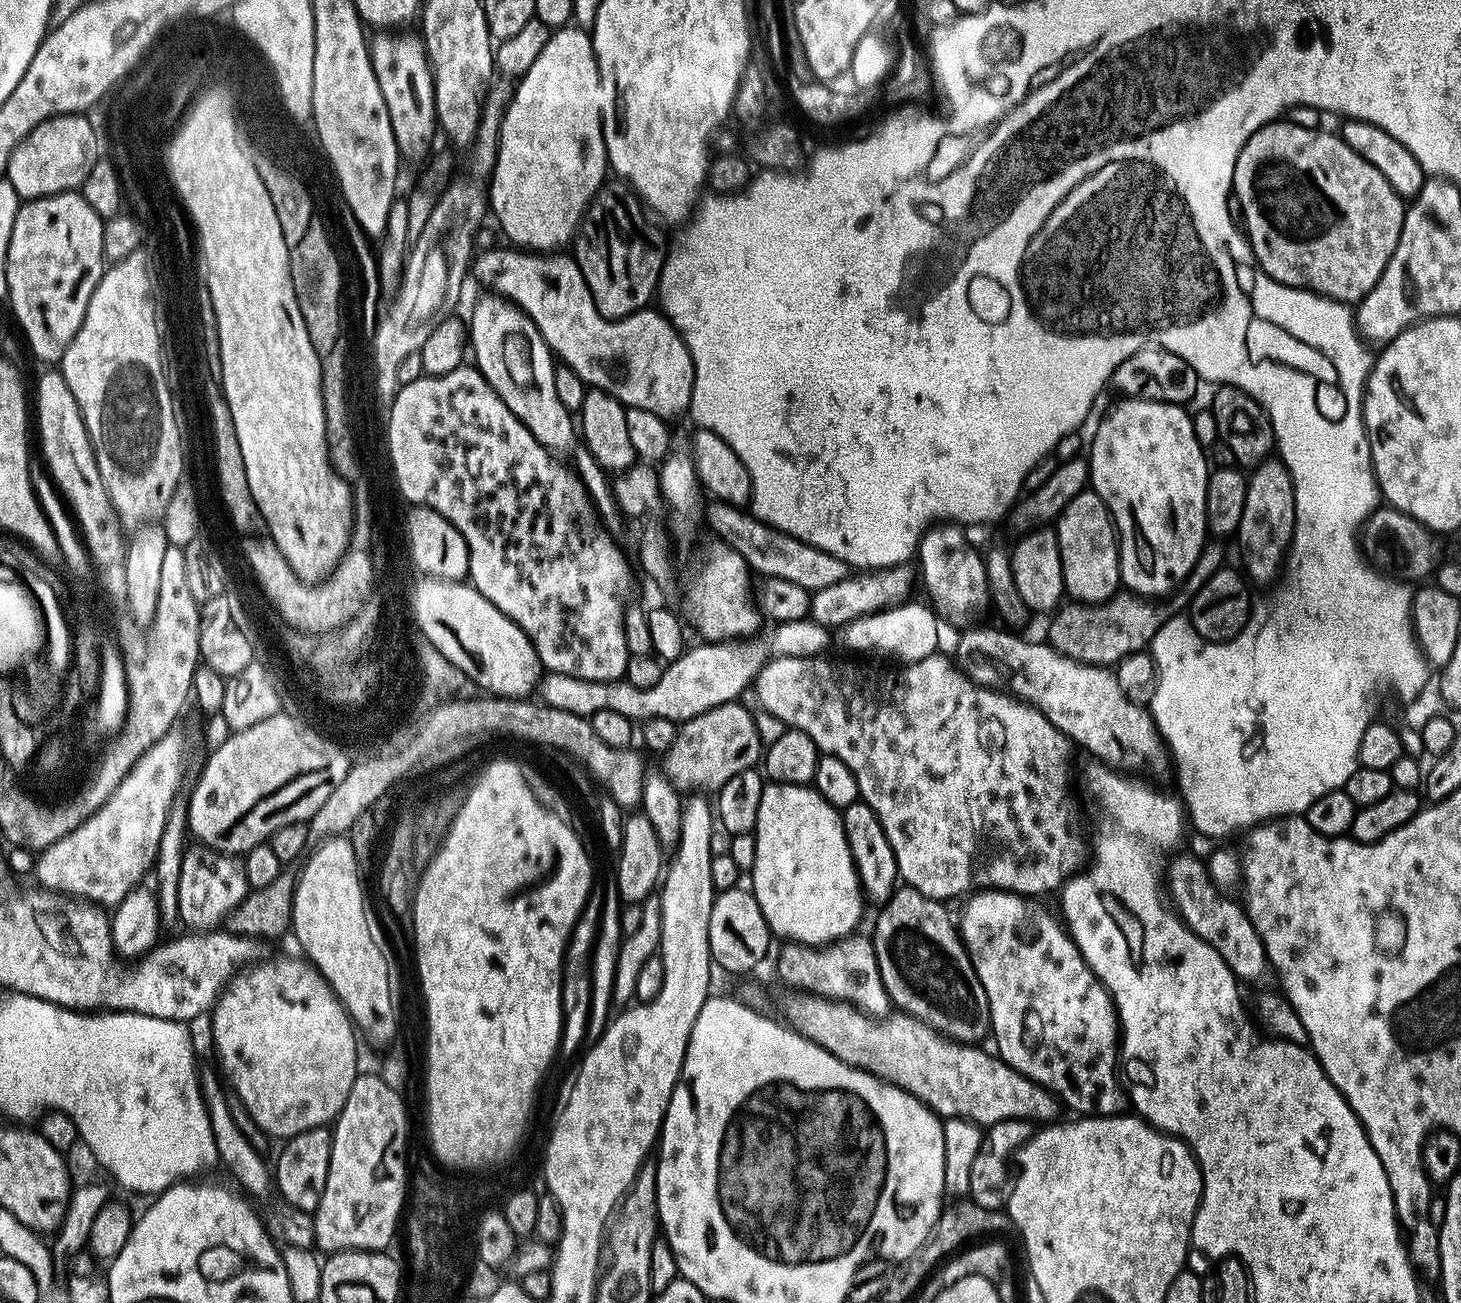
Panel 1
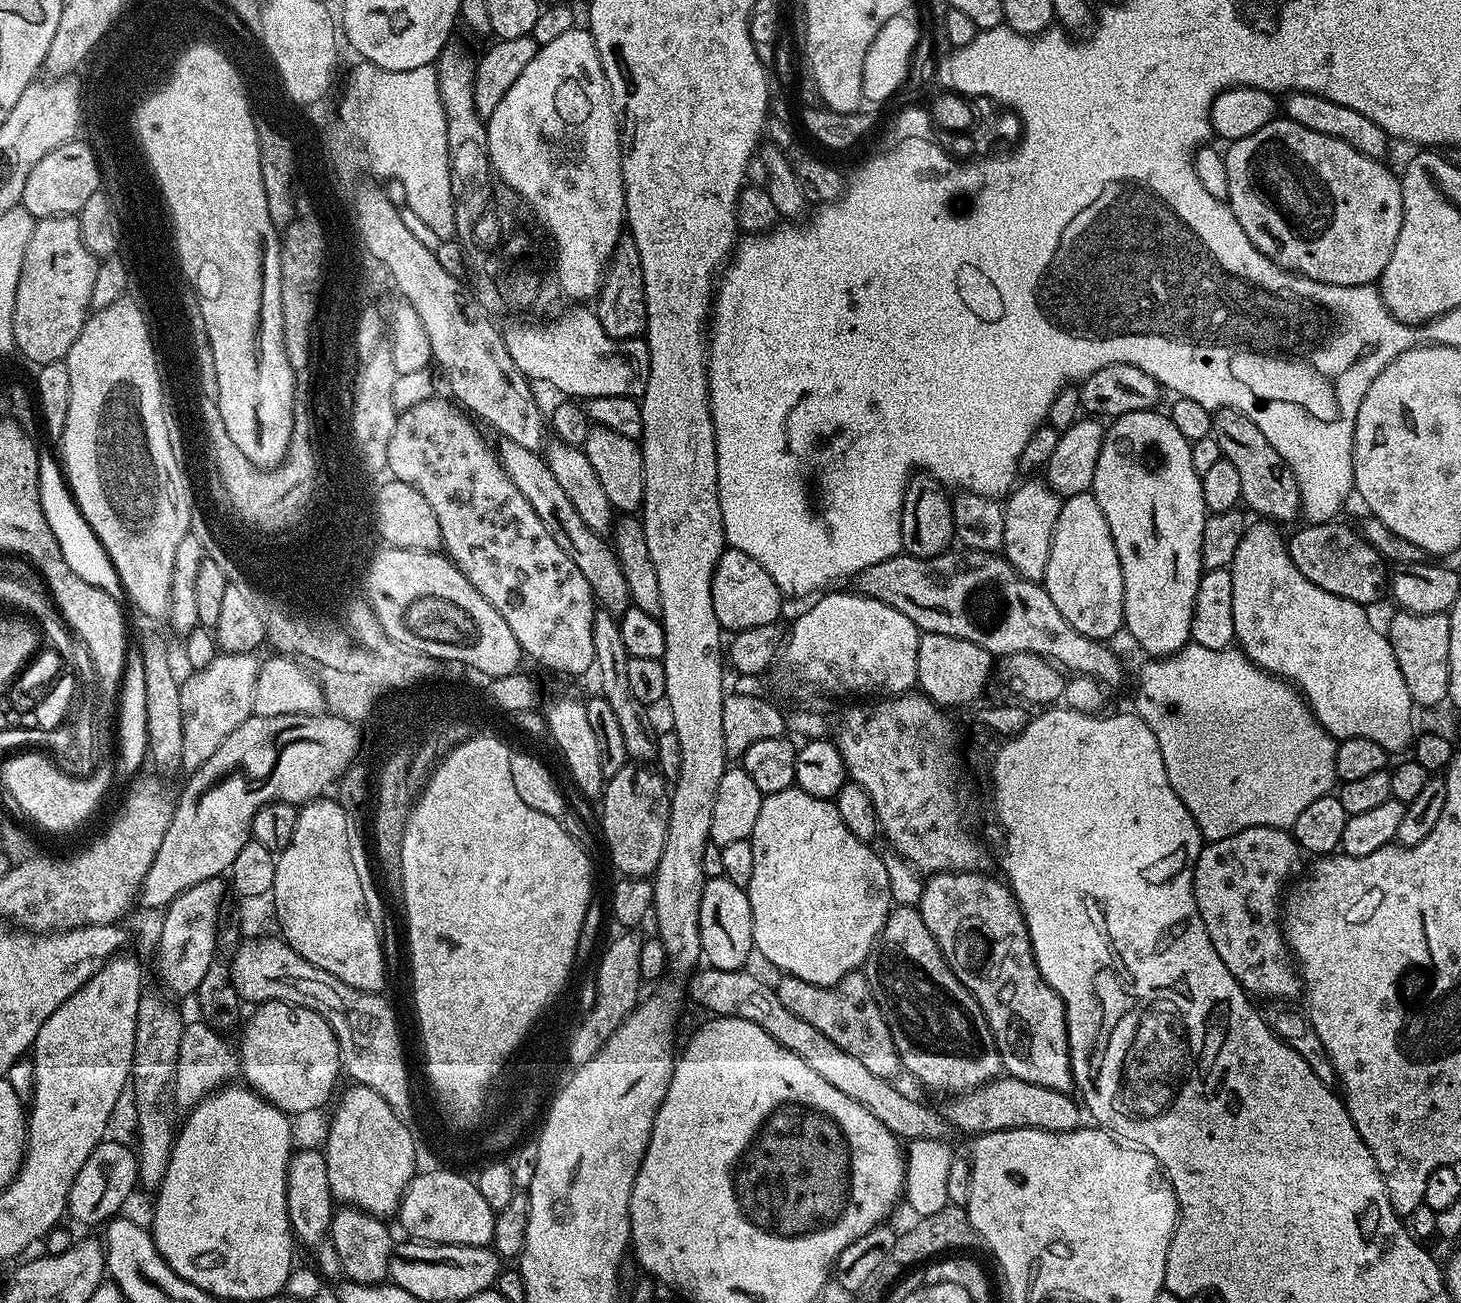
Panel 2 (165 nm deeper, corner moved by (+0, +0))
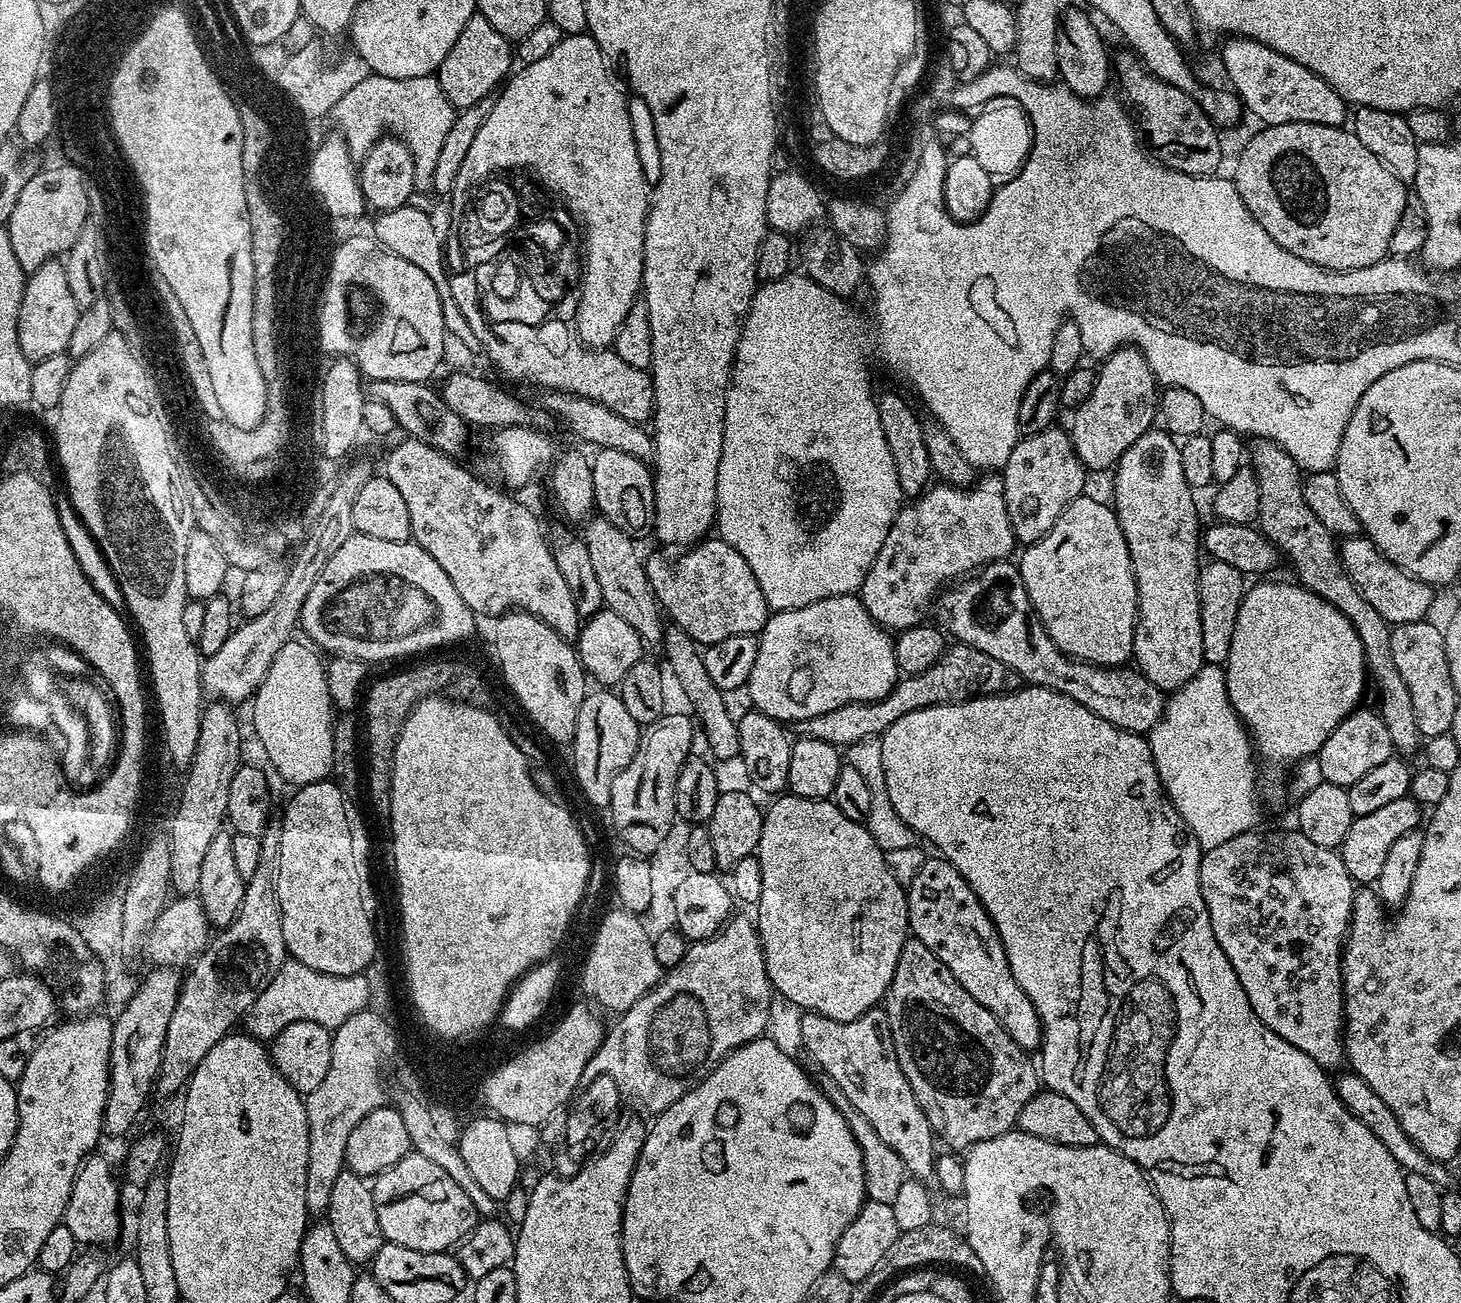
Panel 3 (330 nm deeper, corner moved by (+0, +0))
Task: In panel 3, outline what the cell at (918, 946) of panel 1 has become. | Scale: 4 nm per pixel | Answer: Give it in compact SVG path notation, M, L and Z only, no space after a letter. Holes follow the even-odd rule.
M909 938L905 942L902 946L902 954L898 954L898 966L894 970L894 978L888 987L888 995L882 1001L882 1007L888 1014L890 1034L894 1042L894 1050L898 1054L898 1062L902 1066L902 1074L906 1074L906 1078L910 1082L910 1090L914 1090L914 1098L918 1098L918 1106L922 1106L922 1114L926 1114L933 1133L939 1139L941 1136L952 1148L967 1150L973 1148L978 1142L998 1138L1017 1127L1022 1114L1022 1106L1026 1106L1026 1102L1030 1102L1030 1098L1042 1088L1042 1080L1038 1075L1037 1065L1034 1063L1033 1057L1032 1060L1028 1057L1031 1055L1026 1049L1018 1046L1018 1042L1014 1042L1014 1038L1010 1038L1010 1034L1006 1034L1006 1030L1000 1025L998 1018L994 1018L994 1014L990 1014L990 1010L986 1006L979 1004L958 982L958 978L954 978L954 974L950 974L948 967L933 954L930 946L926 946L921 940L915 938ZM924 1076L928 1080L937 1080L944 1088L924 1088Z

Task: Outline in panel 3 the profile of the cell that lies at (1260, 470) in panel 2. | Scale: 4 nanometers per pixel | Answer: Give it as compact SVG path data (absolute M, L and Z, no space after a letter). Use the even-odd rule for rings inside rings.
M1253 439L1250 444L1250 467L1256 473L1258 494L1260 495L1260 513L1258 527L1266 539L1280 549L1283 559L1292 563L1296 571L1295 579L1318 598L1330 602L1358 630L1362 642L1364 661L1368 663L1367 675L1376 683L1376 692L1380 695L1378 711L1386 730L1390 730L1390 742L1397 753L1412 752L1421 747L1422 737L1418 730L1418 718L1414 718L1414 702L1410 702L1410 690L1394 666L1394 654L1390 654L1390 634L1392 628L1387 620L1362 598L1358 586L1350 578L1340 560L1337 541L1330 530L1322 526L1304 497L1302 469L1286 454L1275 440Z

